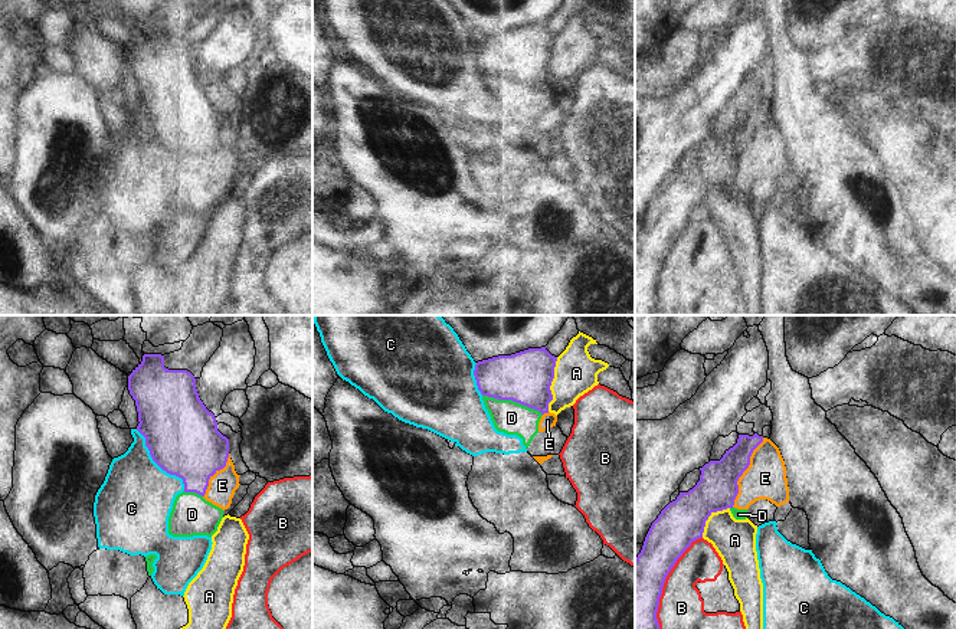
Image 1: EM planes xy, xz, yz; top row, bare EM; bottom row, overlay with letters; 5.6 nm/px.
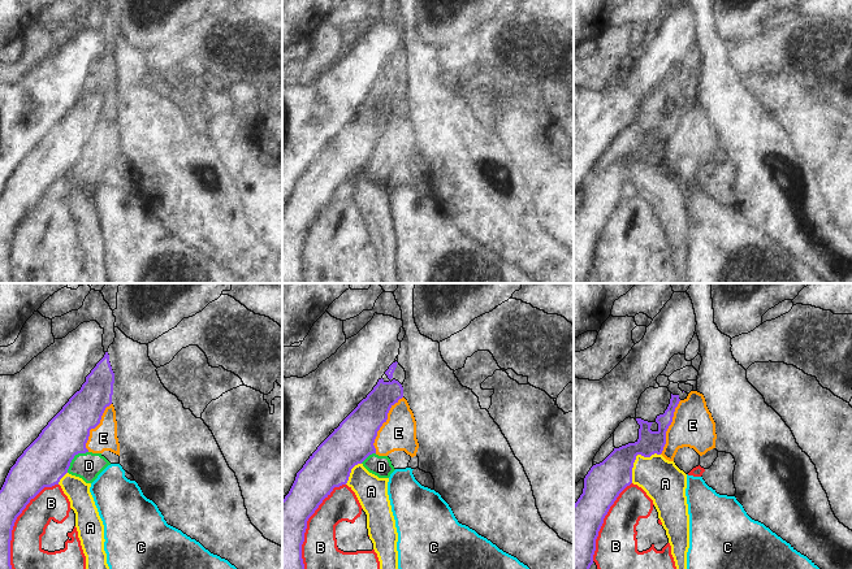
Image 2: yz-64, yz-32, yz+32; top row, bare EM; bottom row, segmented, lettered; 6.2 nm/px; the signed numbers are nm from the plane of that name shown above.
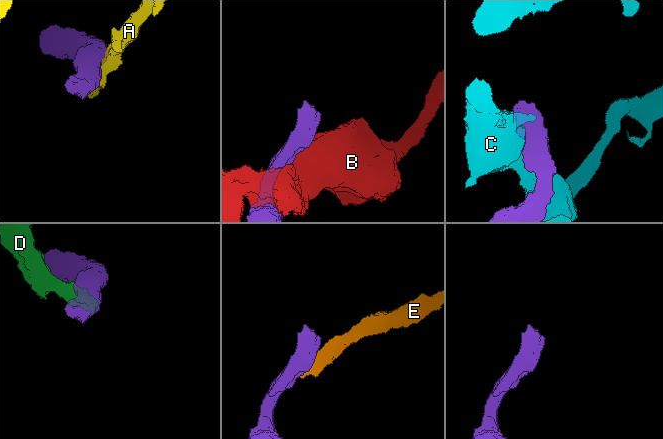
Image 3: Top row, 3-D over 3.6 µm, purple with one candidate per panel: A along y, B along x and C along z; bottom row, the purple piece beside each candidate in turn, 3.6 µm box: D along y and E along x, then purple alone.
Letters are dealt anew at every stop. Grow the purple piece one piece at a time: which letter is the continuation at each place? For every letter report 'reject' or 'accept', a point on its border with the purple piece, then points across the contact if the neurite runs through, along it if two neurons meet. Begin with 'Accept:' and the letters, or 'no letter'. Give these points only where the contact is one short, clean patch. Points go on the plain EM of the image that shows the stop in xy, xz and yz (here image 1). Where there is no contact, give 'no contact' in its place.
Accept: no letter
A: reject | xz (550, 62) | along xz (557, 35), (550, 64), (552, 78), (547, 88)
B: reject | yz (663, 262)
C: reject | xy (157, 141)
D: reject | xz (513, 78)
E: reject | yz (743, 148) | along yz (763, 115), (737, 159), (737, 173), (732, 183)

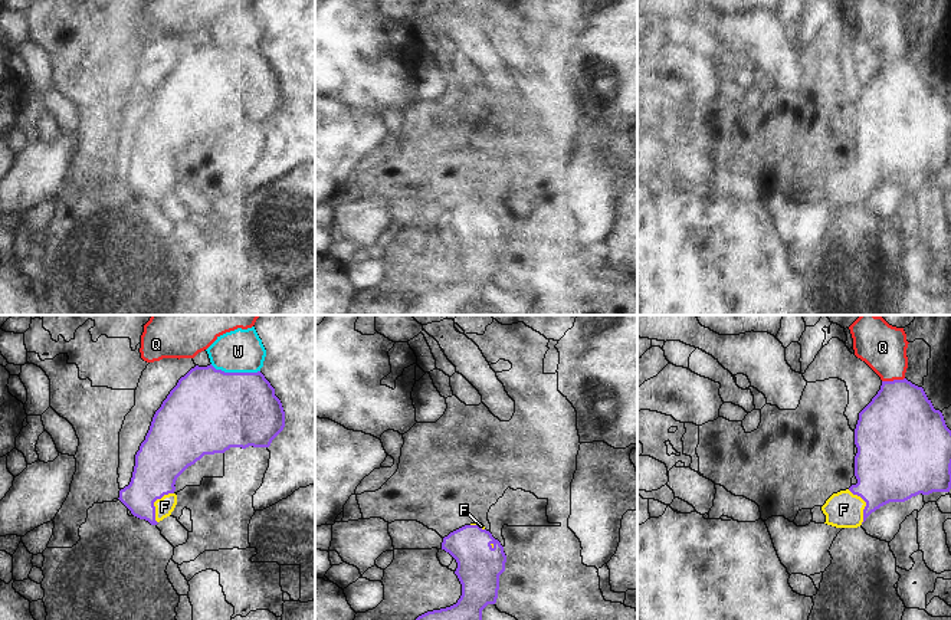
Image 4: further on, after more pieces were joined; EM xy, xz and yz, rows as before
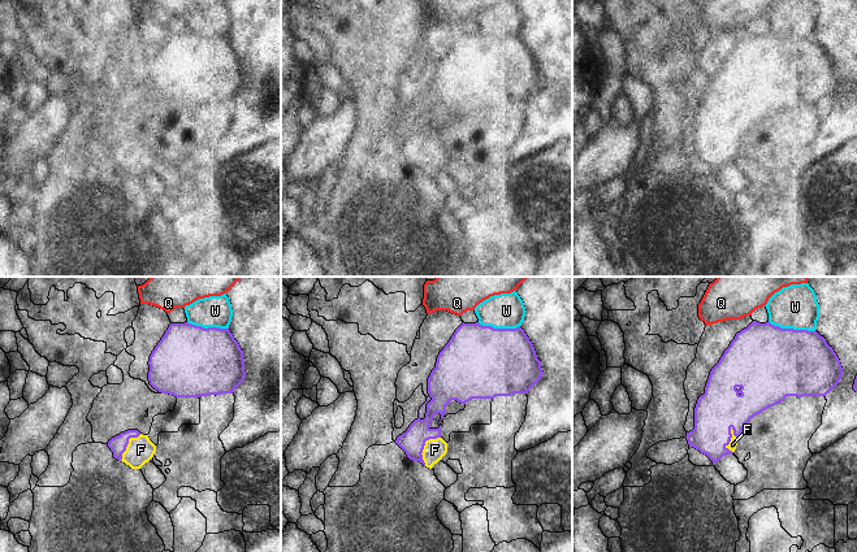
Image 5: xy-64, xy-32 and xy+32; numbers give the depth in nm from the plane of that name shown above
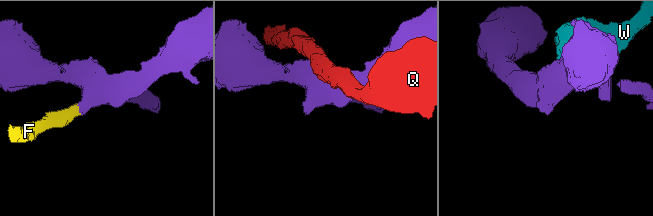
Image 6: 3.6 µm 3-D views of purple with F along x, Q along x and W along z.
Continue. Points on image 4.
Accept: F
F: accept | xy (153, 181) | across xy (160, 138), (153, 157), (153, 181), (164, 184)
Q: reject | yz (894, 58) | along yz (904, 55), (882, 59)
W: reject | xy (235, 51)

